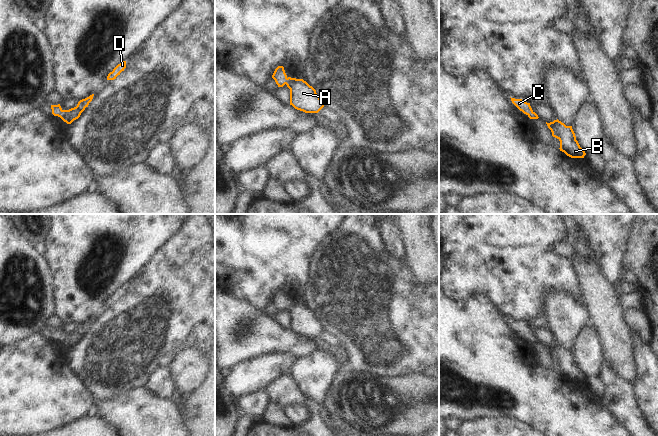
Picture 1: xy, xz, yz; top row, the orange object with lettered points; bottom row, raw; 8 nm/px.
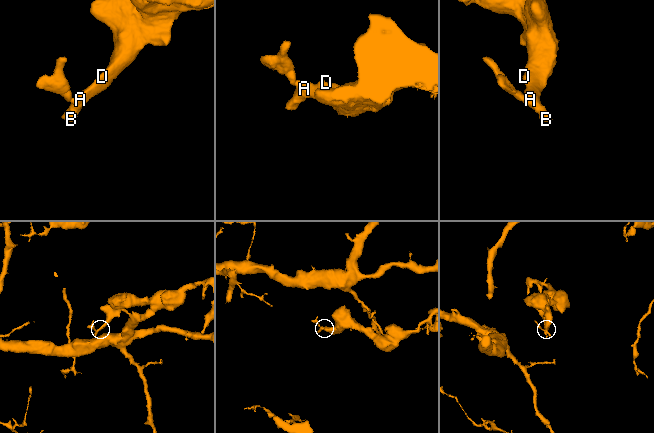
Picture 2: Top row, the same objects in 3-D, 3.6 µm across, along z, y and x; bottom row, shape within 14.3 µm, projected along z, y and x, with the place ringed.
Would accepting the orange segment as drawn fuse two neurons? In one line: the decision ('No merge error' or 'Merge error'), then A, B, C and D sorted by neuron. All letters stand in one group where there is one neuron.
No merge error. Groups: A B C D.

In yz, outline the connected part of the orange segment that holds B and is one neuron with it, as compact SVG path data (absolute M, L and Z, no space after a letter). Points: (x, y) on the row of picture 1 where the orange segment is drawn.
M558 119L550 123L546 122L546 124L551 130L552 136L560 141L560 151L571 158L584 158L586 153L576 140L572 126L566 126Z

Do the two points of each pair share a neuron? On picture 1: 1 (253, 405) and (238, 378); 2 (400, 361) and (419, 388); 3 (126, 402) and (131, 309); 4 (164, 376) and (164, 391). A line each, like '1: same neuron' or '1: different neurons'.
1: different neurons
2: different neurons
3: different neurons
4: same neuron

